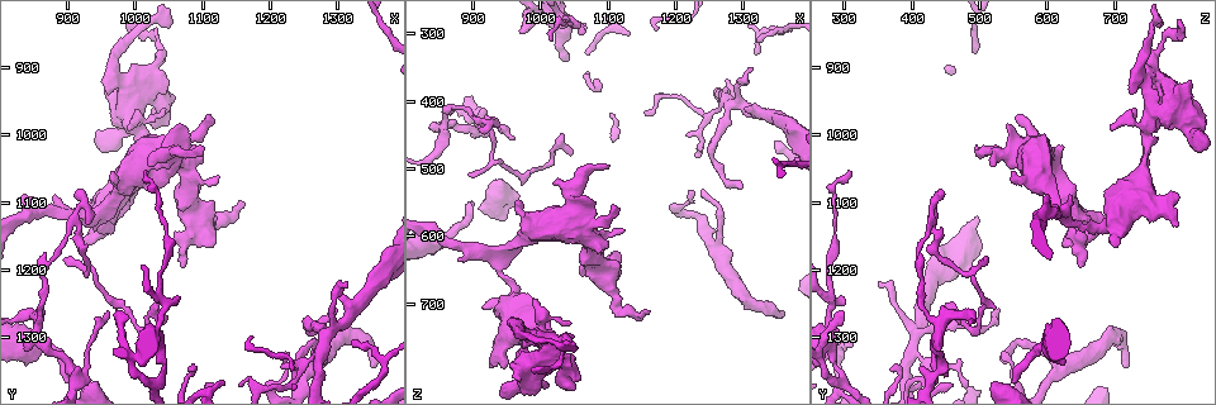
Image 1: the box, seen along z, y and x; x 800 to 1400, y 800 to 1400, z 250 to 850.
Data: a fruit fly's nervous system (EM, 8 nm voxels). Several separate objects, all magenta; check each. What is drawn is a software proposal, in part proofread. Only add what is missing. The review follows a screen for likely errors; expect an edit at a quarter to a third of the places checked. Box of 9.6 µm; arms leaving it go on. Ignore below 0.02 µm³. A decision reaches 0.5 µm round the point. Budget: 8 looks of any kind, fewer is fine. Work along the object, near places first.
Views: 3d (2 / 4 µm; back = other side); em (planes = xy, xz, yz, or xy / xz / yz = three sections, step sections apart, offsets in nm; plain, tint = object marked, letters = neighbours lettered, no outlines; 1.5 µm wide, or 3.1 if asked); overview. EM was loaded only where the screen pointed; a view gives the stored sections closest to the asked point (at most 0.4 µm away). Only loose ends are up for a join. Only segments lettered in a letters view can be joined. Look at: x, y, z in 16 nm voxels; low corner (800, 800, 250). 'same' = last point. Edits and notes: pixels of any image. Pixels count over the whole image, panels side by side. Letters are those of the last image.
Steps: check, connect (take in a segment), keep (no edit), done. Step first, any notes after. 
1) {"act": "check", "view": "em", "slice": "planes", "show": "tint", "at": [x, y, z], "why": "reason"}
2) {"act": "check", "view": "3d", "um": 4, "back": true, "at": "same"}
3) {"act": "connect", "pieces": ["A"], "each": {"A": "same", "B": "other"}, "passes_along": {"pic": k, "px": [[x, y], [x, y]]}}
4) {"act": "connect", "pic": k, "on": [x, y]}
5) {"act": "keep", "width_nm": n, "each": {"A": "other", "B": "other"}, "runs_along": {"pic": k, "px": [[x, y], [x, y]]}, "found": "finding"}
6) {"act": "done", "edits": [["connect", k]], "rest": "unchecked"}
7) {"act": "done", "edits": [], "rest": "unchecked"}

{"act": "check", "view": "em", "slice": "planes", "show": "tint", "at": [985, 840, 800], "why": "free end"}

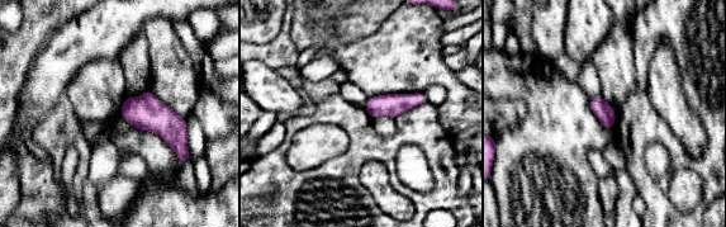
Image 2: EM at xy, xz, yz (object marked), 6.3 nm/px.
{"act": "check", "view": "em", "slice": "planes", "show": "letters", "at": "same"}

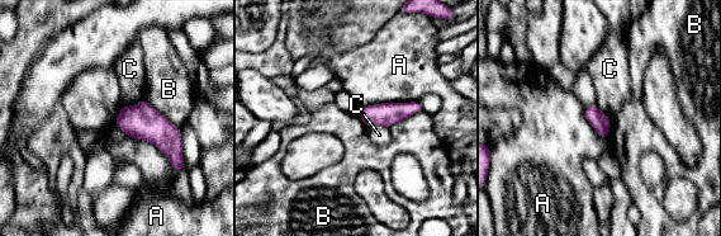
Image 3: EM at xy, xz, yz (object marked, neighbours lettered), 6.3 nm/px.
{"act": "keep", "width_nm": 120, "longest_contact_nm": ["A", 500], "each": {"A": "other", "B": "other", "C": "other"}, "found": "no lettered segment goes on from it"}

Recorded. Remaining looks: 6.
{"act": "check", "view": "3d", "um": 2, "at": [1115, 1170, 630], "why": "branch stops here"}

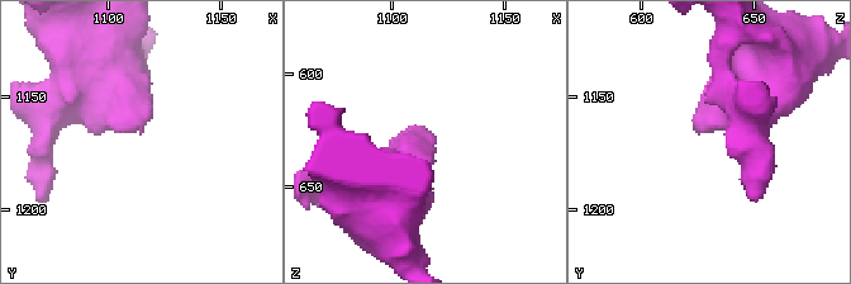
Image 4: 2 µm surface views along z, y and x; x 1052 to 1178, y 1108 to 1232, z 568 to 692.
{"act": "check", "view": "em", "slice": "planes", "show": "letters", "at": [1117, 1164, 627]}

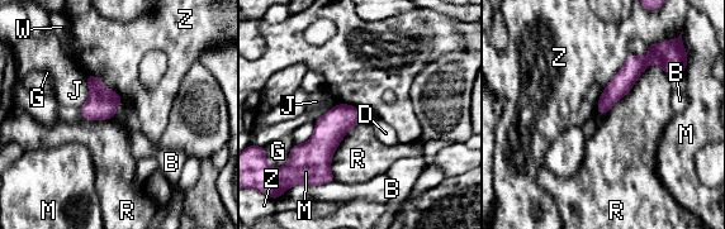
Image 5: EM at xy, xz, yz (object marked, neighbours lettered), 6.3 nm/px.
{"act": "keep", "each": {"B": "other", "D": "other", "G": "other", "J": "other", "M": "other", "R": "other", "W": "other", "Z": "other"}, "border": {"pic": 5, "px": [[663, 68], [649, 65], [607, 114]]}, "found": "none of them fits"}

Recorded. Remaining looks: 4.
{"act": "check", "view": "em", "slice": "planes", "show": "letters", "at": [880, 1085, 630], "why": "branch stops here"}

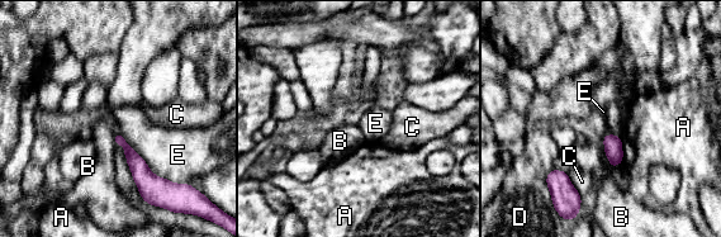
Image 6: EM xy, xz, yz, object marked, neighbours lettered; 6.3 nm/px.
{"act": "keep", "each": {"A": "other", "B": "other", "C": "other", "D": "other", "E": "other"}, "runs_along": {"pic": 6, "px": [[118, 137], [136, 164], [159, 184]]}, "found": "none of them fits"}

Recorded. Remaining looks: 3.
{"act": "check", "view": "em", "slice": "yz", "step": 4, "show": "tint", "at": [1020, 1050, 305], "why": "branch stops here"}

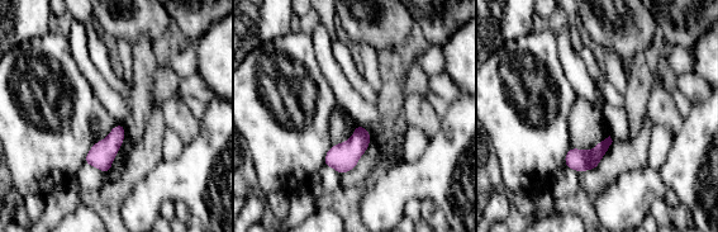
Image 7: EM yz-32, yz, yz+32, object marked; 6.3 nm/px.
{"act": "check", "view": "em", "slice": "planes", "show": "letters", "at": "same", "why": "cut it another way"}

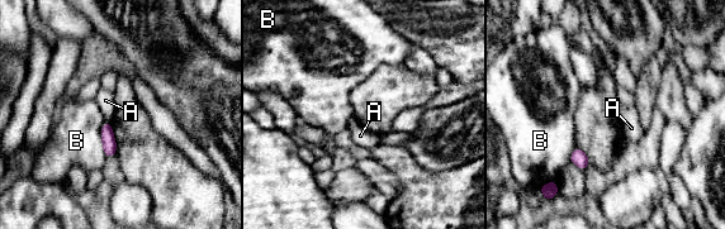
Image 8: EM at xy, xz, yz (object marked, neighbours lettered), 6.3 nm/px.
{"act": "keep", "each": {"A": "other", "B": "other"}, "border": {"pic": 8, "px": [[107, 120], [110, 123]]}, "found": "no lettered segment goes on from it"}

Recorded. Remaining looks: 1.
{"act": "done", "edits": [], "rest": "unchecked"}

